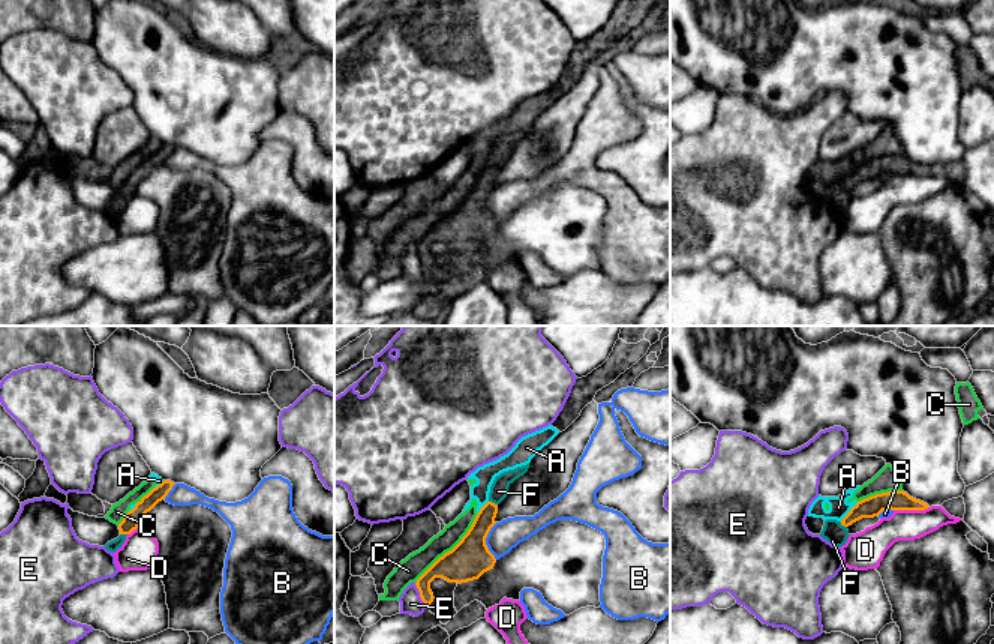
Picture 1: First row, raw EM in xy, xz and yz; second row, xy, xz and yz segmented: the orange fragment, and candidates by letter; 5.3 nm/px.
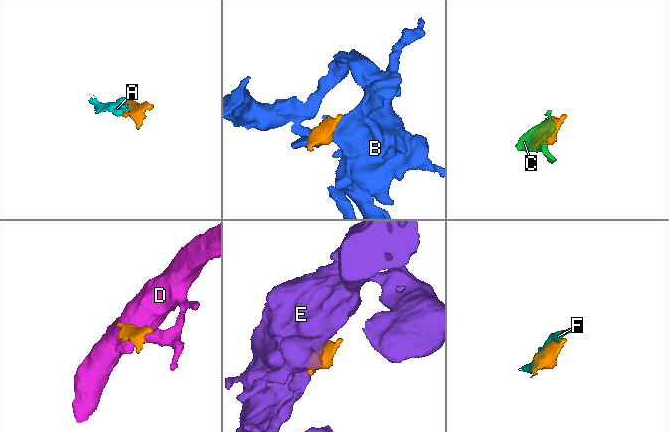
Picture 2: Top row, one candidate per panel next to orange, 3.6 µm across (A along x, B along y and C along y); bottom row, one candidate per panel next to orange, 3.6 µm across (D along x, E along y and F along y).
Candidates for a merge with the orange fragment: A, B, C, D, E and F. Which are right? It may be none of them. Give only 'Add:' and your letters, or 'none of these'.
Add: F

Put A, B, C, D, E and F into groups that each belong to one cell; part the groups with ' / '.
A C / B / D / E / F

